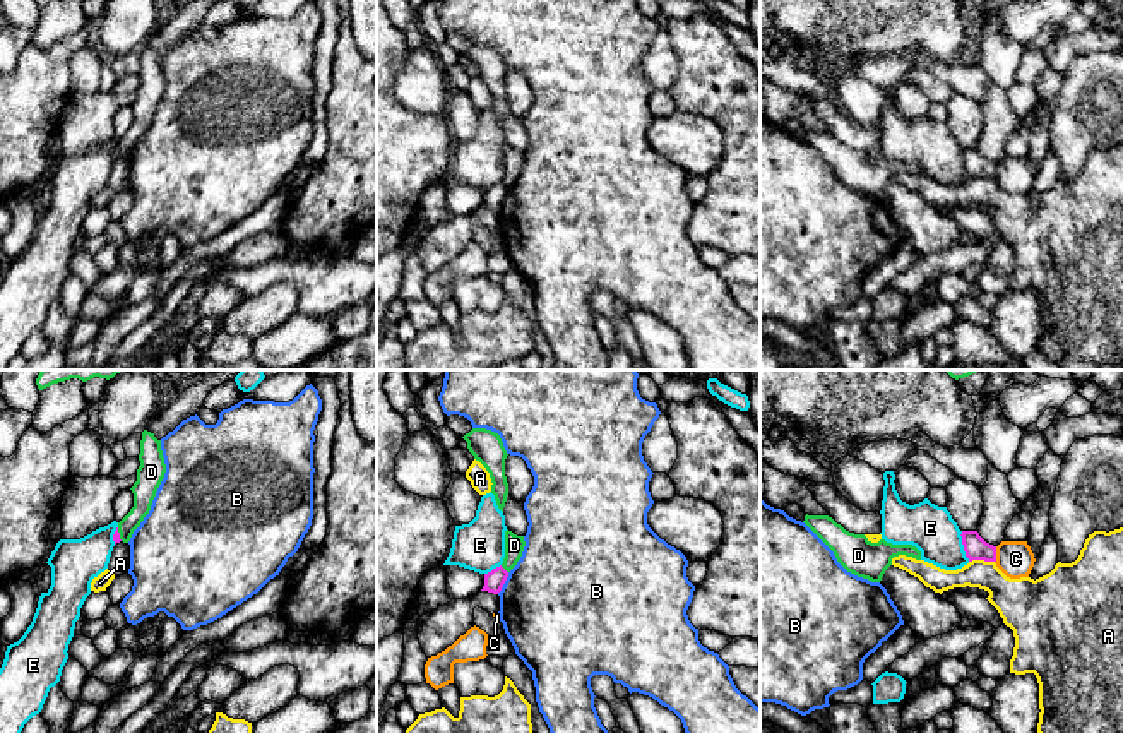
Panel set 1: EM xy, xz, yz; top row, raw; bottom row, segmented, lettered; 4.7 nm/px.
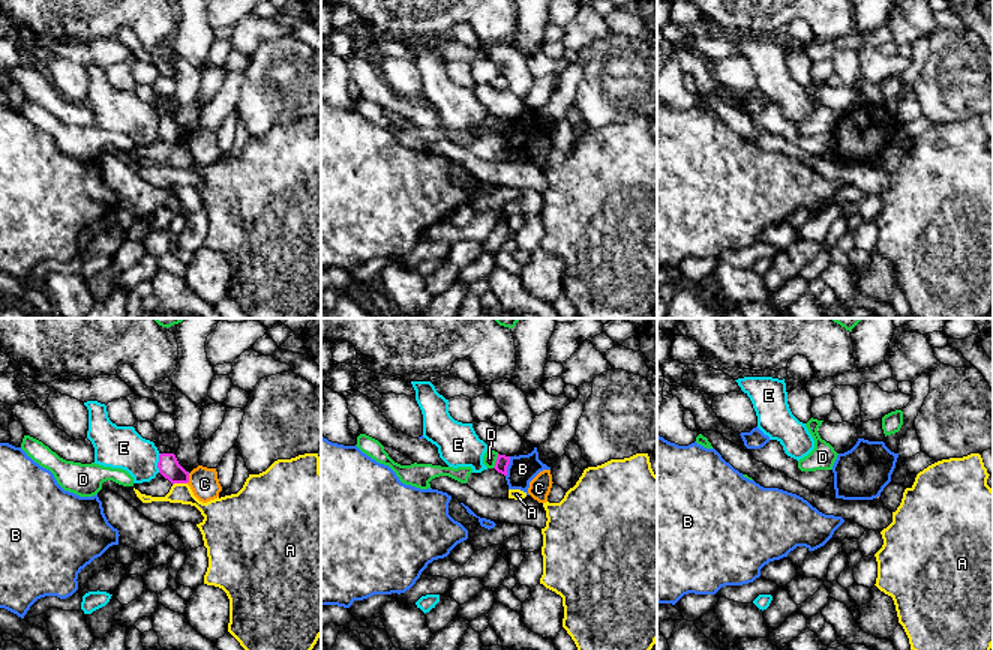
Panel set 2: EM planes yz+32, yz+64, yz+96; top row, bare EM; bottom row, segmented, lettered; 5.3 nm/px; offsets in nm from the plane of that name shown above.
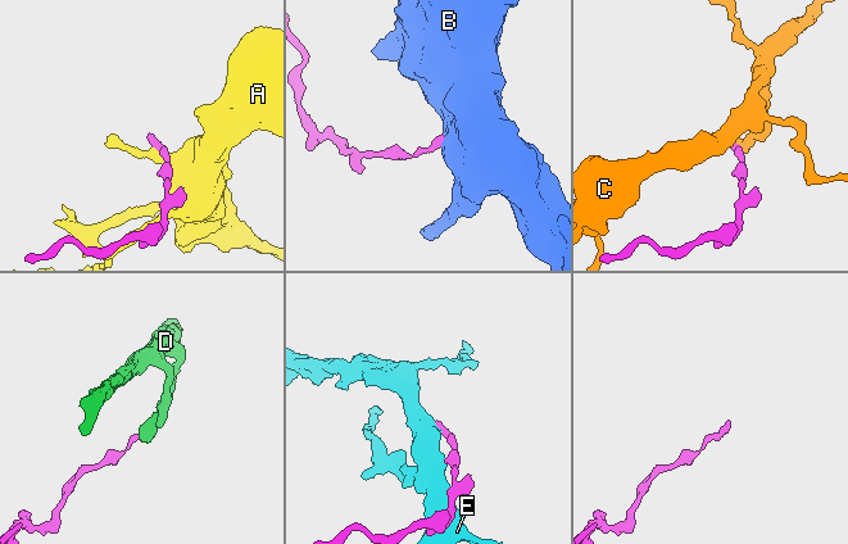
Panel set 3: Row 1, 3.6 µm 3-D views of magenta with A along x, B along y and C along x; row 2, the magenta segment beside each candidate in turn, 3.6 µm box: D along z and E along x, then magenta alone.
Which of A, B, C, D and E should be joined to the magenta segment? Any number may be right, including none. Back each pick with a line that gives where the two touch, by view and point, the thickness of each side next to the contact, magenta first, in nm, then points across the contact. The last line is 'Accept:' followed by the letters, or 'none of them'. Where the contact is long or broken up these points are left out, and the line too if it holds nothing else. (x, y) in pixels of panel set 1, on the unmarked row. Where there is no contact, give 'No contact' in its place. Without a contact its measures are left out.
Accept: none of them

